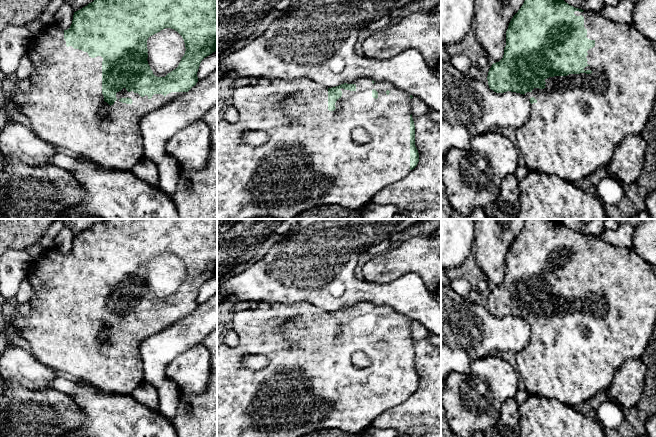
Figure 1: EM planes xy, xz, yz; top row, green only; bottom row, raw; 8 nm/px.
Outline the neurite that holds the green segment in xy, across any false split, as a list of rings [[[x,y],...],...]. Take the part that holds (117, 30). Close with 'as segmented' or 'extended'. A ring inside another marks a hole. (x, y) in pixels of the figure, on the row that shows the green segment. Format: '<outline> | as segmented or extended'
[[[94,0],[82,9],[74,12],[69,29],[62,30],[57,23],[46,25],[41,32],[33,36],[27,54],[33,63],[29,76],[31,88],[28,92],[15,89],[10,100],[17,112],[29,119],[33,132],[43,140],[78,156],[90,159],[104,168],[131,171],[139,160],[144,158],[143,138],[140,119],[153,110],[157,110],[188,92],[198,82],[197,72],[201,61],[217,49],[217,0]],[[103,102],[110,106],[104,115],[100,114]]] | extended

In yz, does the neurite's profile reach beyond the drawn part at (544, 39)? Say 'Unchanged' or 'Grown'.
Grown

